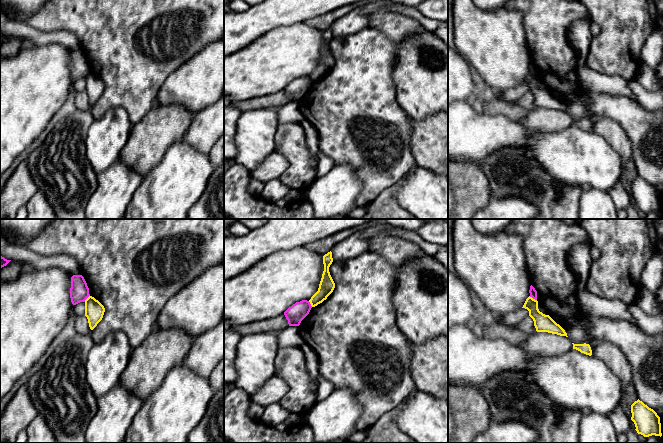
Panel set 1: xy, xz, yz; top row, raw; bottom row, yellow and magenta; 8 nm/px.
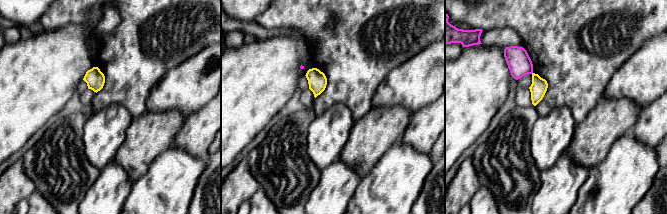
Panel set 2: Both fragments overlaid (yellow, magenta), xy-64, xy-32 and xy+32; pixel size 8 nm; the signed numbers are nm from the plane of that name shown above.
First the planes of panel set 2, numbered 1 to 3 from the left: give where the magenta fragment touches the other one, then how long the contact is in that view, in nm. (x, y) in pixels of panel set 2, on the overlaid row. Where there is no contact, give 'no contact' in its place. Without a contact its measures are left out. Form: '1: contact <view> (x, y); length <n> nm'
1: no contact
2: no contact
3: no contact

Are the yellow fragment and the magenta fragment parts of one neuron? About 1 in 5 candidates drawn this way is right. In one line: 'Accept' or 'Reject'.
Reject

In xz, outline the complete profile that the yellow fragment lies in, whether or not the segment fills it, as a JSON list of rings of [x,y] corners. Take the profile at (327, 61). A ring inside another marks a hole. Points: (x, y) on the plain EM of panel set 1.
[[[330,27],[323,32],[324,47],[319,60],[319,64],[318,67],[309,76],[312,83],[315,83],[326,76],[335,64],[335,59],[329,48],[329,43],[332,38],[332,28]]]

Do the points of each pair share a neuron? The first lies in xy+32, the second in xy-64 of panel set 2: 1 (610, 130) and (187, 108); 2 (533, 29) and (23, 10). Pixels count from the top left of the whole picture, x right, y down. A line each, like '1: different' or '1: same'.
1: different
2: different

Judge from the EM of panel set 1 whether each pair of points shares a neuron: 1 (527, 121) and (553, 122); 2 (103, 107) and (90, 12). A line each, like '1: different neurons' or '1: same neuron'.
1: same neuron
2: same neuron

